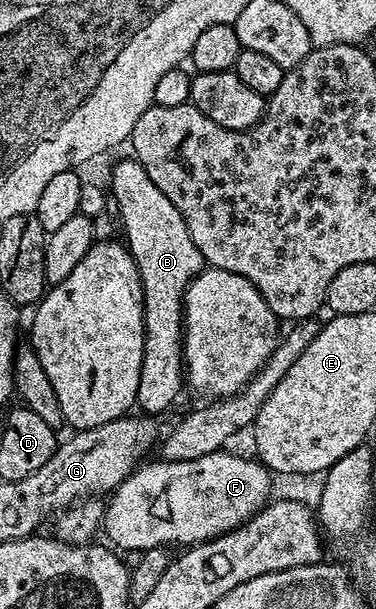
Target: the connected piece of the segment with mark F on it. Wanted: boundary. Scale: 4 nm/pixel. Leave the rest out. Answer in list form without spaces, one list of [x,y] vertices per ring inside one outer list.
[[[222,451],[203,455],[190,461],[157,461],[142,464],[133,470],[118,489],[113,490],[103,509],[103,533],[106,533],[118,550],[160,549],[162,547],[192,547],[202,545],[205,541],[230,533],[233,529],[246,525],[257,513],[270,504],[269,492],[273,489],[274,478],[270,470],[254,458],[239,458],[234,454]]]

